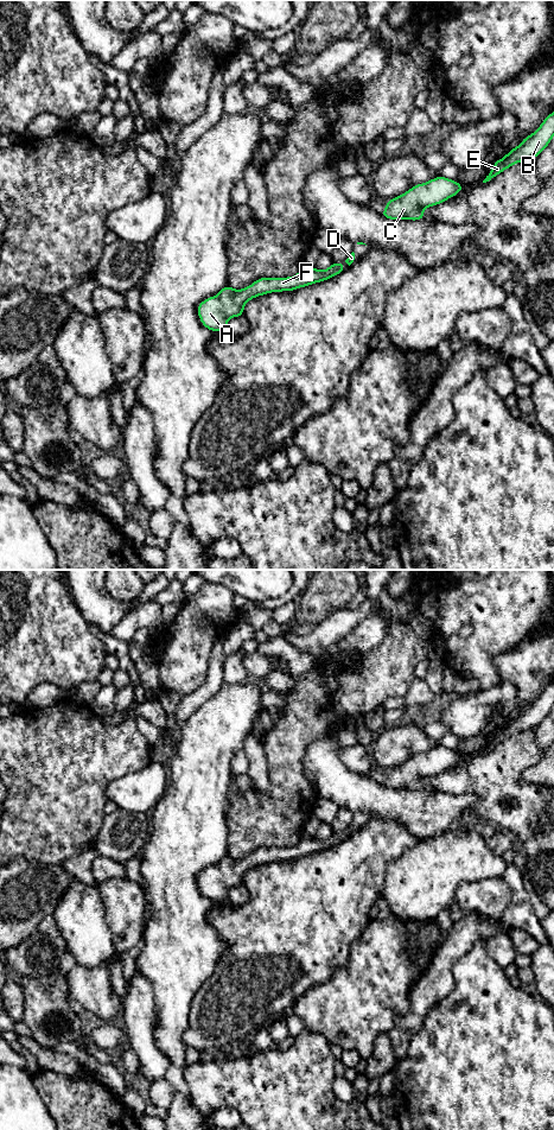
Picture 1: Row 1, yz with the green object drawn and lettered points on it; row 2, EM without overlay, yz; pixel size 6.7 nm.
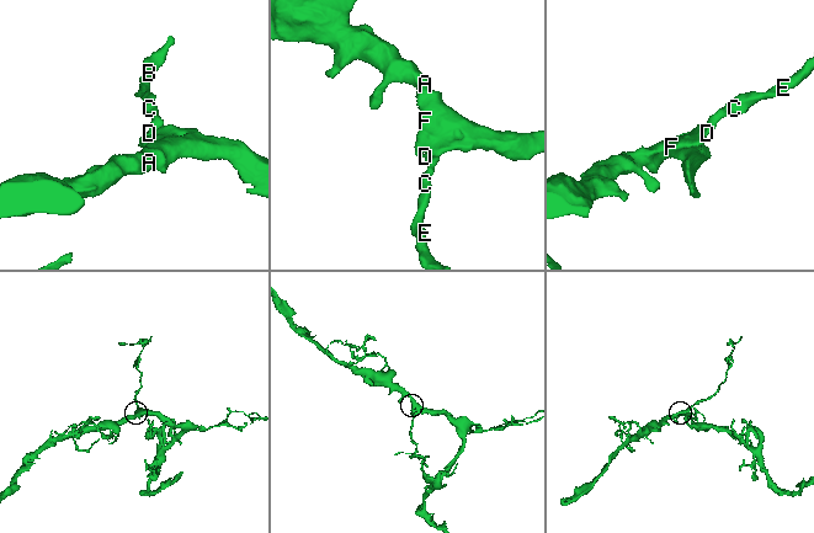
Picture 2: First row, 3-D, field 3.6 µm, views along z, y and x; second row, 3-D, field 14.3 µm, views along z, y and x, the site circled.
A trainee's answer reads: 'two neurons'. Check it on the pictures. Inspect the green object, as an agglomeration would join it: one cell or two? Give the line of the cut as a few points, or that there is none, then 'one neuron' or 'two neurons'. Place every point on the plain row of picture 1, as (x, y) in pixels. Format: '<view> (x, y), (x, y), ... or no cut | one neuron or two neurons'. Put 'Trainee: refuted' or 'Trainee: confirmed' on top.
Trainee: refuted
no cut | one neuron

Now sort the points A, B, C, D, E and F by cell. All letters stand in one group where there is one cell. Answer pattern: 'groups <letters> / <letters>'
groups A B C D E F

